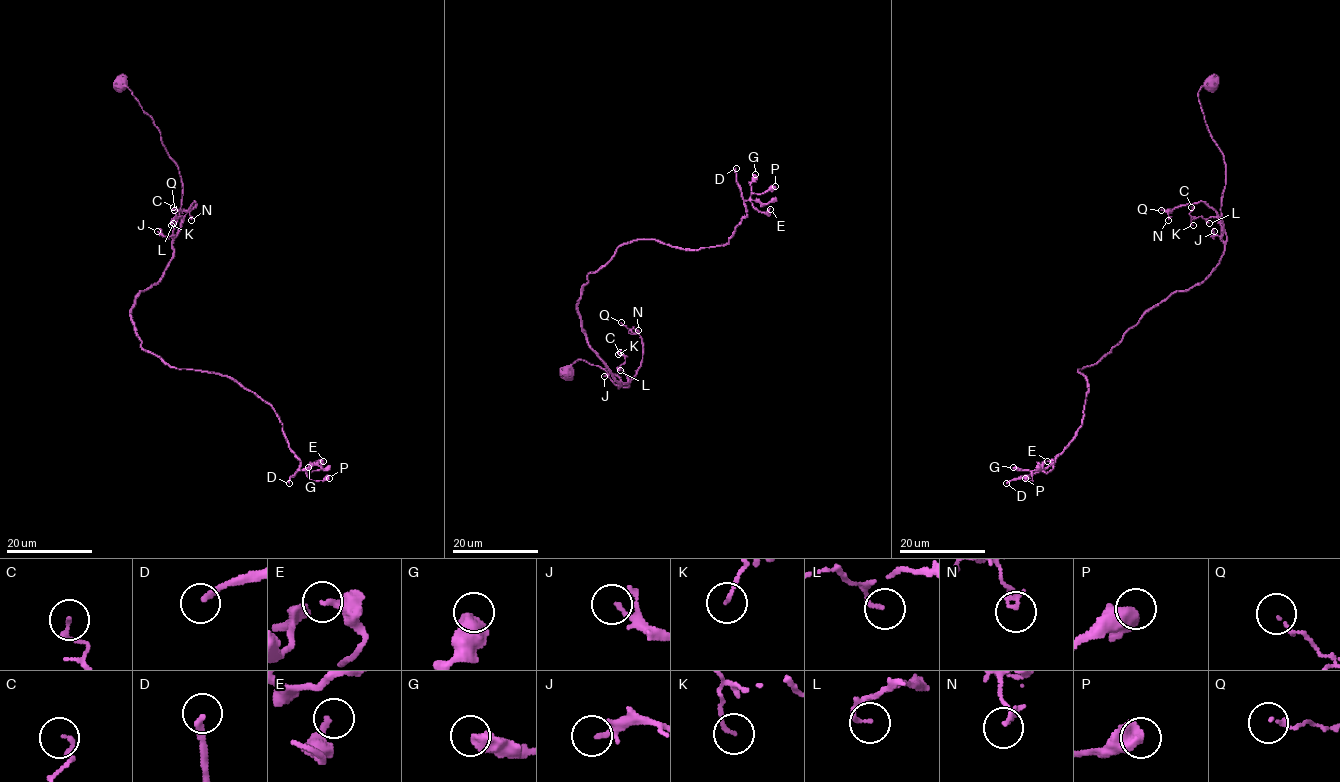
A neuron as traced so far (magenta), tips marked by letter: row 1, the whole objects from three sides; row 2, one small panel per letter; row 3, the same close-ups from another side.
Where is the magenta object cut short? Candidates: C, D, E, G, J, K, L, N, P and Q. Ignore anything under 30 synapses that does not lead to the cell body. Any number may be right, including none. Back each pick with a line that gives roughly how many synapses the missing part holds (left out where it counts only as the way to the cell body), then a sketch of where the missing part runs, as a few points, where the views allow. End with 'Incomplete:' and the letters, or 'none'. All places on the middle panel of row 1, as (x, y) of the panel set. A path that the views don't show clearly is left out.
D: Roughly 120 synapses. Course of what is missing: (736, 168), (741, 123), (750, 116), (750, 110), (746, 110), (755, 115), (761, 109), (738, 88)
Incomplete: D

